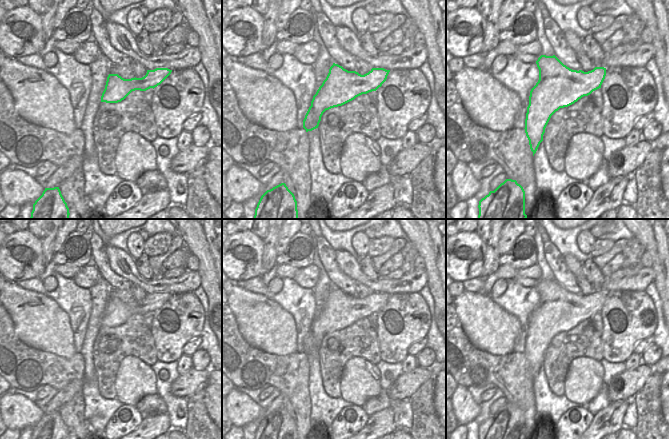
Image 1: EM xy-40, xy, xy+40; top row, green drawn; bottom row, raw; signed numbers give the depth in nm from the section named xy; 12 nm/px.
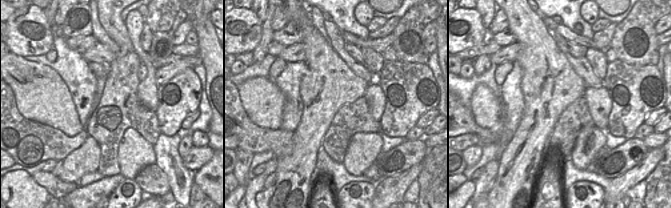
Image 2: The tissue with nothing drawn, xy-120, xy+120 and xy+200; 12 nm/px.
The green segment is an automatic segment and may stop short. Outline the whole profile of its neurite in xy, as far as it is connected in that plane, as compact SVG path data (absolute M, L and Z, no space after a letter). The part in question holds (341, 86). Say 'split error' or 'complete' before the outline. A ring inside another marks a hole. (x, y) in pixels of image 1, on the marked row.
complete | M333 63L326 79L313 96L303 120L303 128L306 132L318 128L326 110L342 106L362 94L376 91L386 81L389 72L390 70L384 68L372 68L361 75Z

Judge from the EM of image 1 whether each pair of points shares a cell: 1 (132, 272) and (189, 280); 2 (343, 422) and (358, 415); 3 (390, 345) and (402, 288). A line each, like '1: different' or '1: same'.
1: same
2: same
3: different

